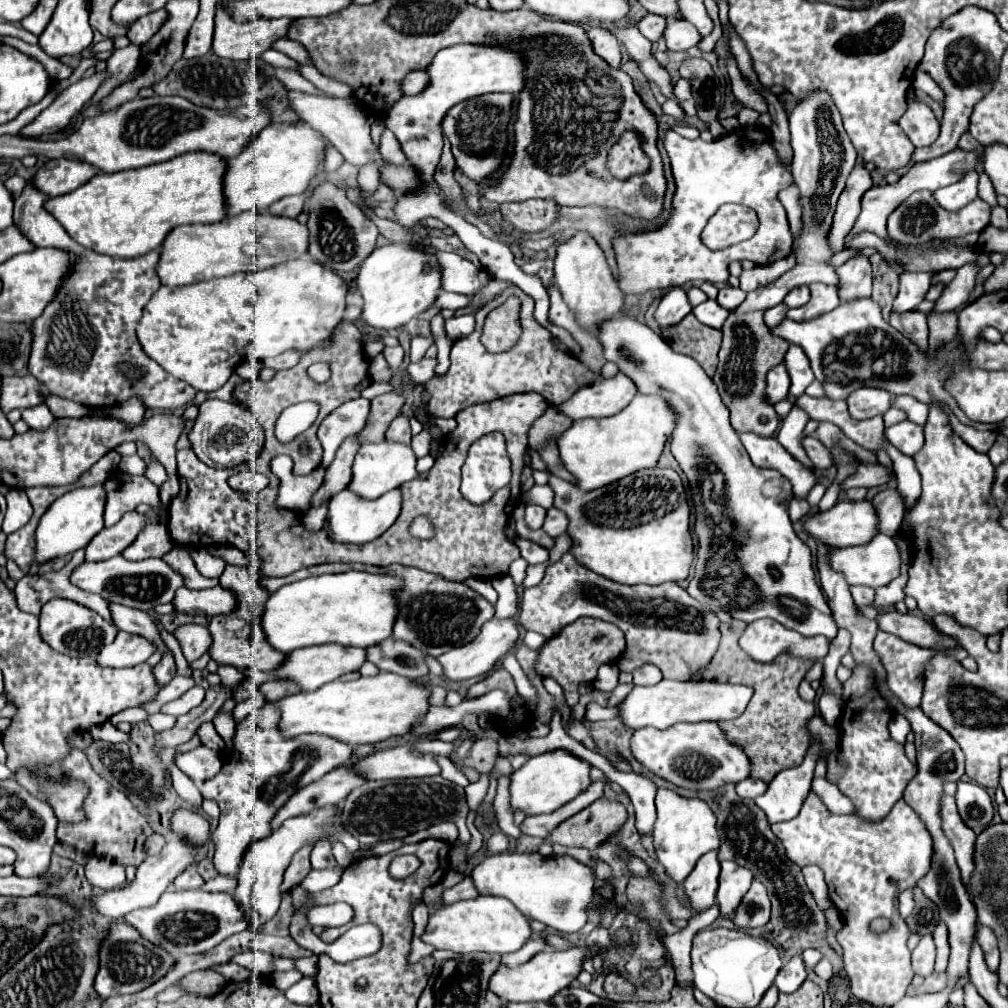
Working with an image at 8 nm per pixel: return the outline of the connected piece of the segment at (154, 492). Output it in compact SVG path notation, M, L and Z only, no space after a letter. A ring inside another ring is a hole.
M113 472L107 478L107 504L105 504L105 526L113 526L125 512L135 510L139 504L155 508L159 504L159 490L145 476L129 476Z

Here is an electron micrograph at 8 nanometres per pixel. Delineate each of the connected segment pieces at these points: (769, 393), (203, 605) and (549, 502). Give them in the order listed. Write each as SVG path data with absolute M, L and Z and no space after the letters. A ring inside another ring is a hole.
M783 364L775 366L769 374L767 374L767 388L765 388L765 398L769 404L777 404L781 400L787 398L787 390L789 390L789 374L785 370Z
M221 586L209 590L179 588L173 598L173 606L177 612L191 616L219 616L235 608L235 596Z
M547 484L533 486L531 490L523 492L523 500L525 500L525 504L537 504L543 508L551 508L553 506L553 490Z

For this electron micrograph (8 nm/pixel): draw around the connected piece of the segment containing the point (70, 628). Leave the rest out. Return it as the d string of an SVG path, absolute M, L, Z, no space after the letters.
M49 600L47 606L41 610L39 618L39 632L41 638L57 652L67 656L97 656L103 644L109 644L115 640L117 628L107 624L99 614L95 614L89 608L83 608L81 604L75 604L71 600Z

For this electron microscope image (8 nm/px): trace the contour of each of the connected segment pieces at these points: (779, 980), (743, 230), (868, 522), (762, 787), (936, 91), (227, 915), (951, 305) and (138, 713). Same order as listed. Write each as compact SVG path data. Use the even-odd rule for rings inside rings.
M801 956L791 958L787 964L781 966L777 978L775 978L775 986L779 988L779 992L795 992L807 978L807 968Z
M723 204L709 222L701 234L701 240L711 250L729 248L731 244L749 240L759 226L757 214L741 204ZM709 222L713 222L713 242L709 240Z
M839 500L831 510L827 512L815 512L809 514L803 520L805 532L817 540L819 544L825 544L829 548L847 548L847 546L859 546L869 542L879 530L877 530L877 514L869 500L851 502L851 500Z
M747 778L737 784L737 794L743 798L757 798L767 790L767 784L761 778Z
M917 70L913 77L913 87L917 90L923 90L925 94L929 94L933 100L937 100L939 104L943 104L945 92L941 90L941 86L937 86L935 82L927 73Z
M167 890L159 898L159 902L151 908L133 910L125 916L125 922L139 930L143 938L149 942L155 942L155 946L163 946L169 954L201 954L209 952L217 944L221 944L227 936L243 932L249 928L249 922L245 920L243 910L235 904L231 894L225 892L203 892L203 890Z
M965 264L957 270L953 282L945 288L945 292L941 294L941 298L935 302L935 310L943 312L943 310L955 310L959 306L963 306L975 288L975 274L979 272L979 268L975 264Z
M129 708L126 709L111 718L111 723L113 726L117 726L120 722L141 722L147 721L149 718L149 714L143 710L142 708Z

